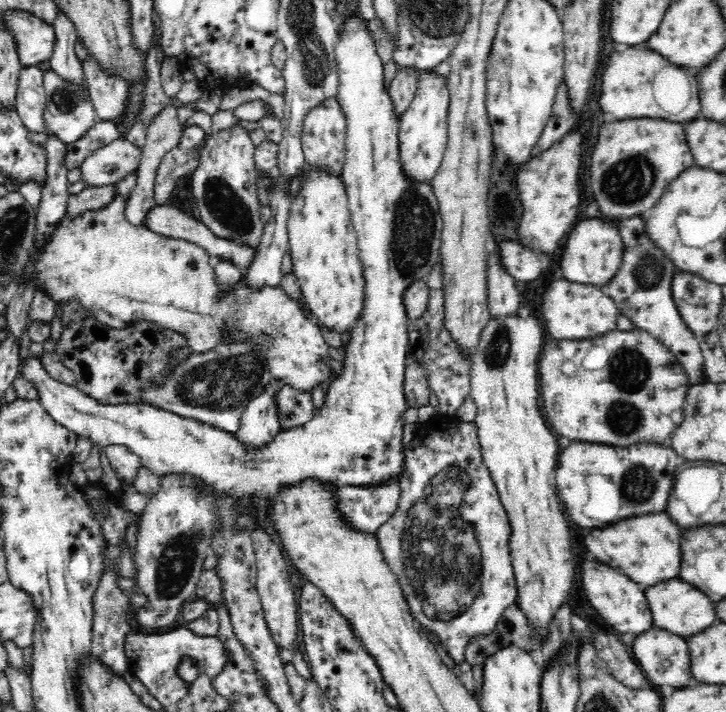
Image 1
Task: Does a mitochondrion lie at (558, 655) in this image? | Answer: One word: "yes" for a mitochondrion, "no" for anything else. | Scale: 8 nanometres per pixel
no

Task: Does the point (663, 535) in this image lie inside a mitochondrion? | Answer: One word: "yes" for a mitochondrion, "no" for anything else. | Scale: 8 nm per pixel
no

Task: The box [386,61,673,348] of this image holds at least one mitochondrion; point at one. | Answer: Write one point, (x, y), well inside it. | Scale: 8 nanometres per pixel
(628, 181)

